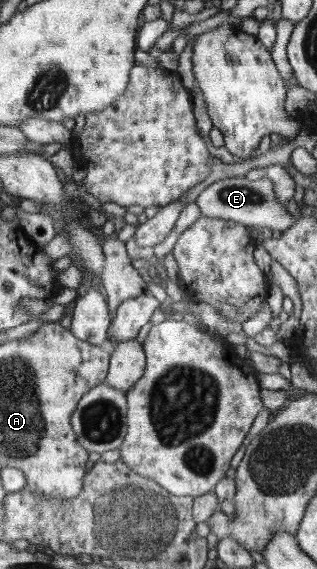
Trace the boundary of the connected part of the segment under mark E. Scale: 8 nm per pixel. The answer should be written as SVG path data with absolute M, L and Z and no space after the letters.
M245 177L216 180L200 191L196 203L202 217L230 220L246 227L262 227L266 233L273 230L285 232L297 219L294 208L276 201L272 183L264 177L256 180L247 180Z

